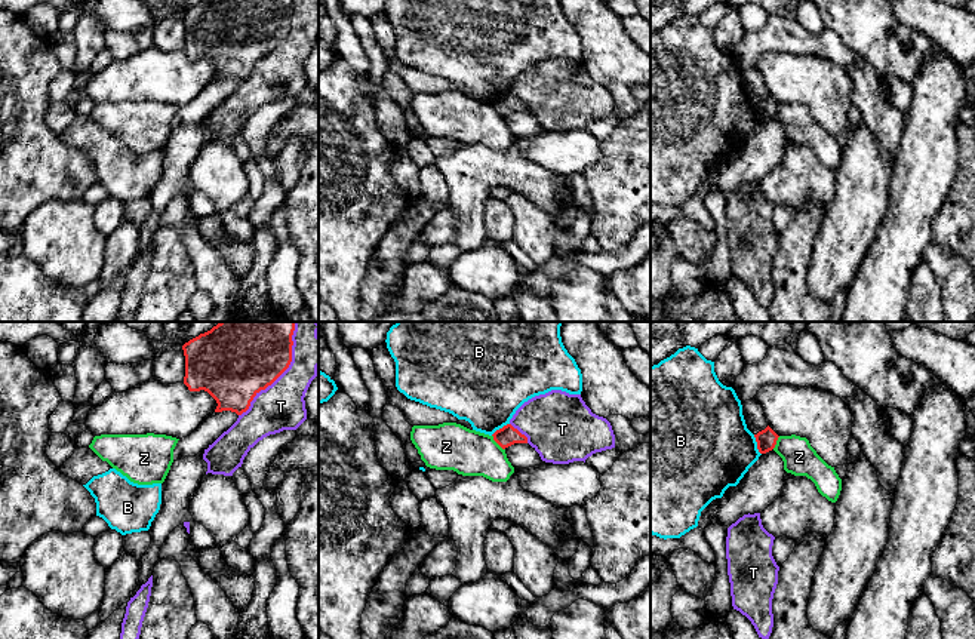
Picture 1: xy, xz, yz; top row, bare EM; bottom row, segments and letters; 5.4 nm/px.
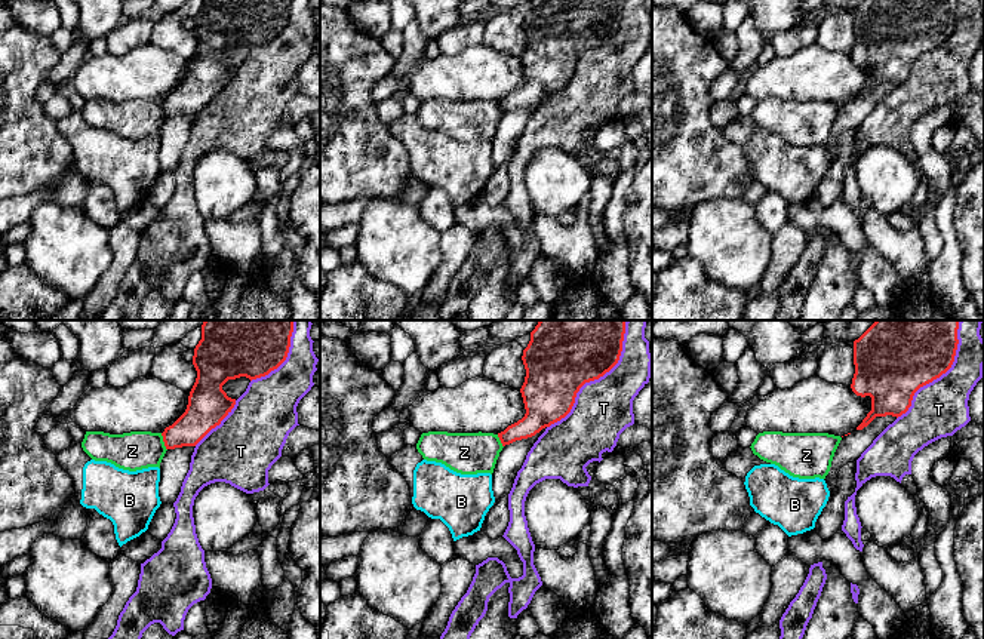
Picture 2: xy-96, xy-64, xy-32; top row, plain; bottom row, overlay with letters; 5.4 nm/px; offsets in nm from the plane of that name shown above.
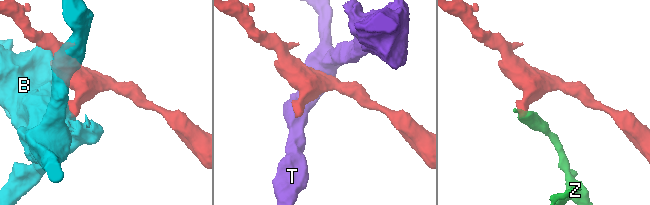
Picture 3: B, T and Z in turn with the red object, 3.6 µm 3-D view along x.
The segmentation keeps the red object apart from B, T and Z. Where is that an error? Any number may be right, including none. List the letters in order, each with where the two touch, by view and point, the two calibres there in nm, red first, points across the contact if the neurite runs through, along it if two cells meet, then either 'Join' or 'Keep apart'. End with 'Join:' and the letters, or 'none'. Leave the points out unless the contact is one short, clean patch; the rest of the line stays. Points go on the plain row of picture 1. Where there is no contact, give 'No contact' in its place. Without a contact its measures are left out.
B: Touches red at yz (757, 113). Thickness 110 nm (red) against 440 nm. Keep apart
T: Touches red at xy (277, 45). Thickness 380 nm (red) against 260 nm. Keep apart
Z: Touches red at xz (497, 110). Thickness 110 nm (red) against 260 nm. Boundary: xz (492, 103), (504, 117). Keep apart
Join: none

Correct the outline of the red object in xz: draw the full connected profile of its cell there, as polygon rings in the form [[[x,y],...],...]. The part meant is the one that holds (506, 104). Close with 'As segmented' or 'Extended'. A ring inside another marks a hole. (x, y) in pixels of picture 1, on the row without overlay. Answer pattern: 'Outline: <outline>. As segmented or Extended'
Outline: [[[507,92],[502,96],[496,98],[492,104],[493,104],[493,108],[502,117],[514,111],[528,111],[528,105],[522,102],[517,96],[514,96],[511,92]]]. As segmented

